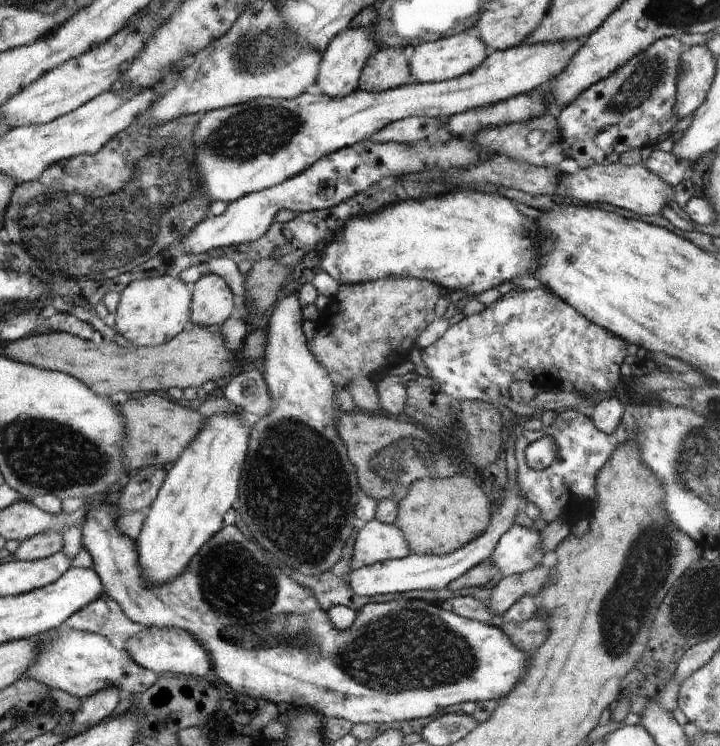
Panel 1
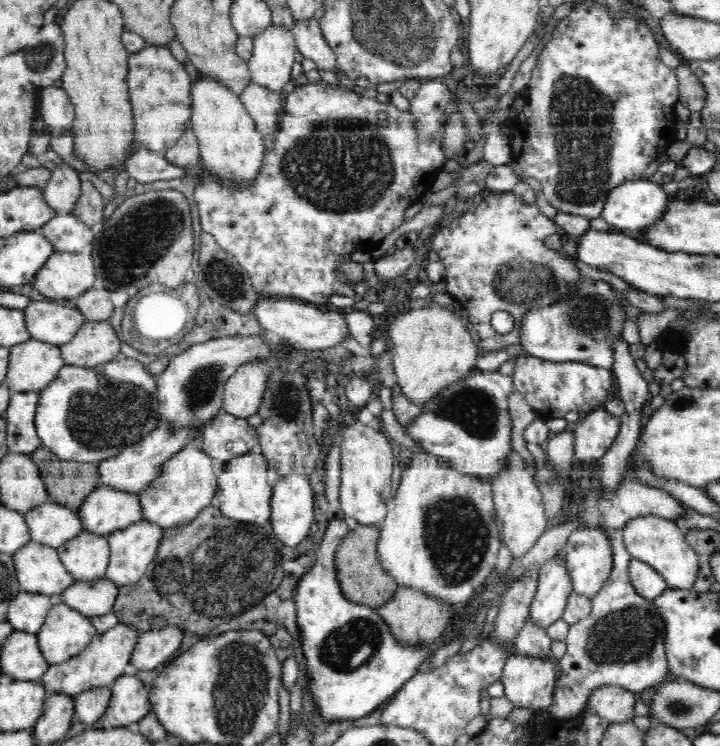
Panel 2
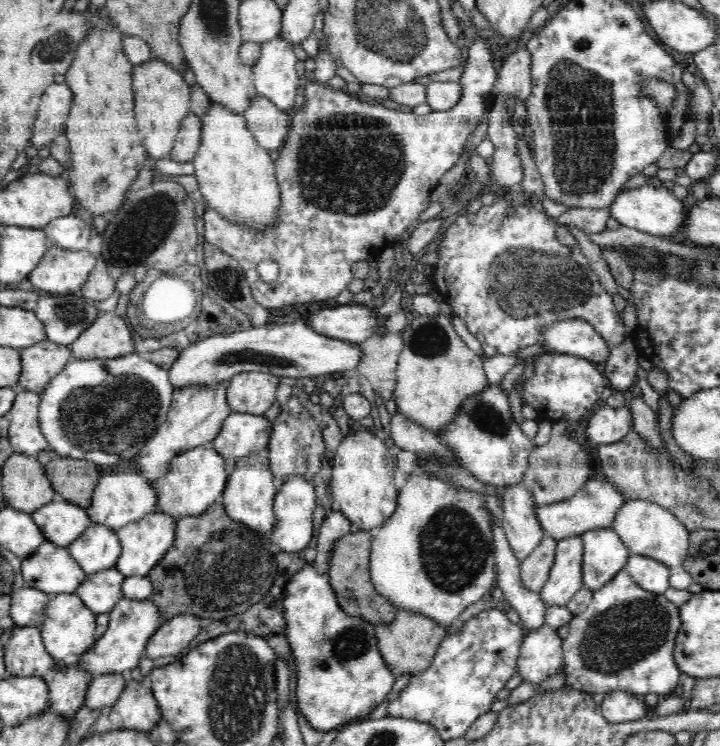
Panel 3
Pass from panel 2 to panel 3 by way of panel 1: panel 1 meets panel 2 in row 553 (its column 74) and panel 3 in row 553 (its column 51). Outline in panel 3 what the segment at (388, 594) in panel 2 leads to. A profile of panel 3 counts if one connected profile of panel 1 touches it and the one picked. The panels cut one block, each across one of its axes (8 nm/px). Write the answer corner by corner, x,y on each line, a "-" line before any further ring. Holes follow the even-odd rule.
359,530
339,539
329,564
329,574
330,586
337,596
340,608
348,616
357,616
376,626
376,624
390,624
396,616
397,609
387,598
376,592
372,582
367,579
372,540
372,532

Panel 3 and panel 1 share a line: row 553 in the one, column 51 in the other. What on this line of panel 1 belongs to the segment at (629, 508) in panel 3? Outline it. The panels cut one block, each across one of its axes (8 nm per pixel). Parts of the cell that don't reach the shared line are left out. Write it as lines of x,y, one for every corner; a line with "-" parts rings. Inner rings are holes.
55,629
39,638
37,660
24,679
33,679
52,689
68,692
80,700
102,691
108,685
118,687
123,696
141,694
158,680
157,675
139,666
125,649
114,647
104,636
77,629

